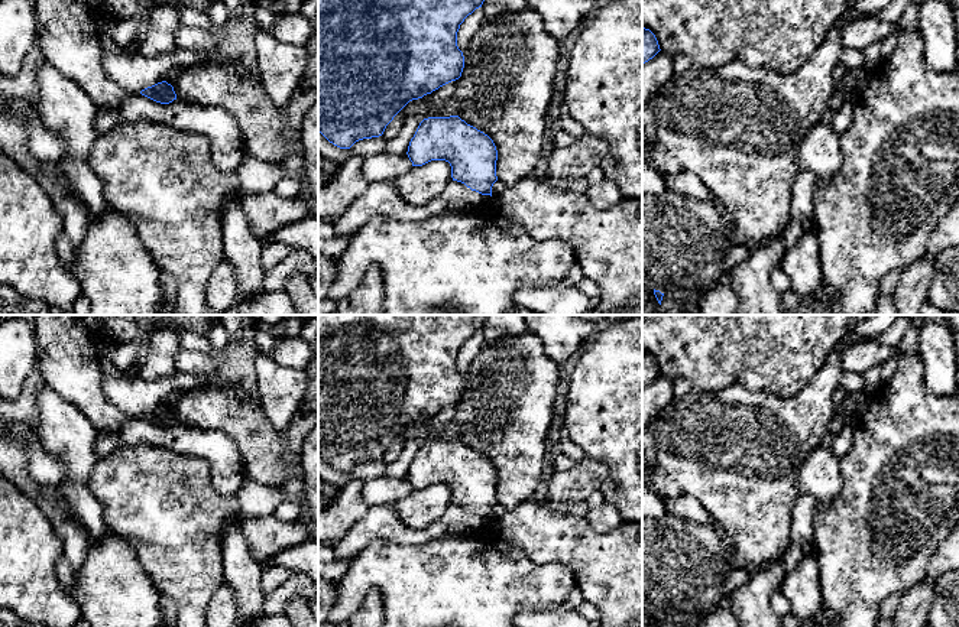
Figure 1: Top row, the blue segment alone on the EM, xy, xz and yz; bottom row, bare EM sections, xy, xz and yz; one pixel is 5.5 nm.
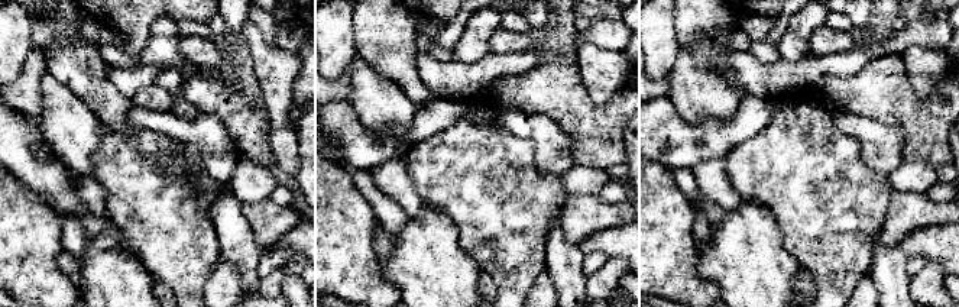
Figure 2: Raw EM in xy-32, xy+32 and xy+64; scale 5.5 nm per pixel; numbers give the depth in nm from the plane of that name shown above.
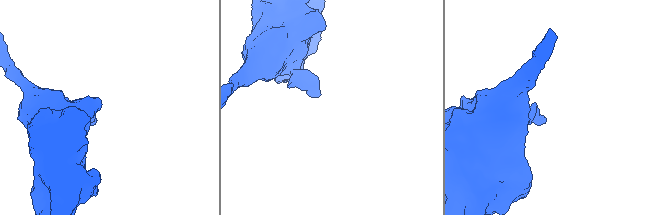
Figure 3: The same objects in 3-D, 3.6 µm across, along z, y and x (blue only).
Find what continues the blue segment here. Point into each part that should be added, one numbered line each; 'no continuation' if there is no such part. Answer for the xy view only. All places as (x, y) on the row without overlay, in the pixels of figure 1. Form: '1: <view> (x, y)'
no continuation

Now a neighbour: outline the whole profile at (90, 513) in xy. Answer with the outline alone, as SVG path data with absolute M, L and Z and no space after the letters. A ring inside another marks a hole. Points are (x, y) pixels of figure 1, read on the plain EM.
M67 483L64 488L64 498L78 519L80 526L93 537L100 537L107 533L108 527L104 519L104 509L91 494L88 487Z

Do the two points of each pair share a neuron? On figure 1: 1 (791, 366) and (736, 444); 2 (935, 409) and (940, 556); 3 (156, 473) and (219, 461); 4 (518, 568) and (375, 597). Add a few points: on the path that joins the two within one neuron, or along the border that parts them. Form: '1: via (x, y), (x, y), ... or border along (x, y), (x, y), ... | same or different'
1: border along (739, 385), (783, 398), (793, 398), (806, 386) | different
2: border along (943, 541), (929, 559), (926, 575) | different
3: border along (177, 451), (203, 458), (211, 486), (223, 493) | different
4: border along (379, 590), (372, 588), (362, 604), (353, 611) | different

